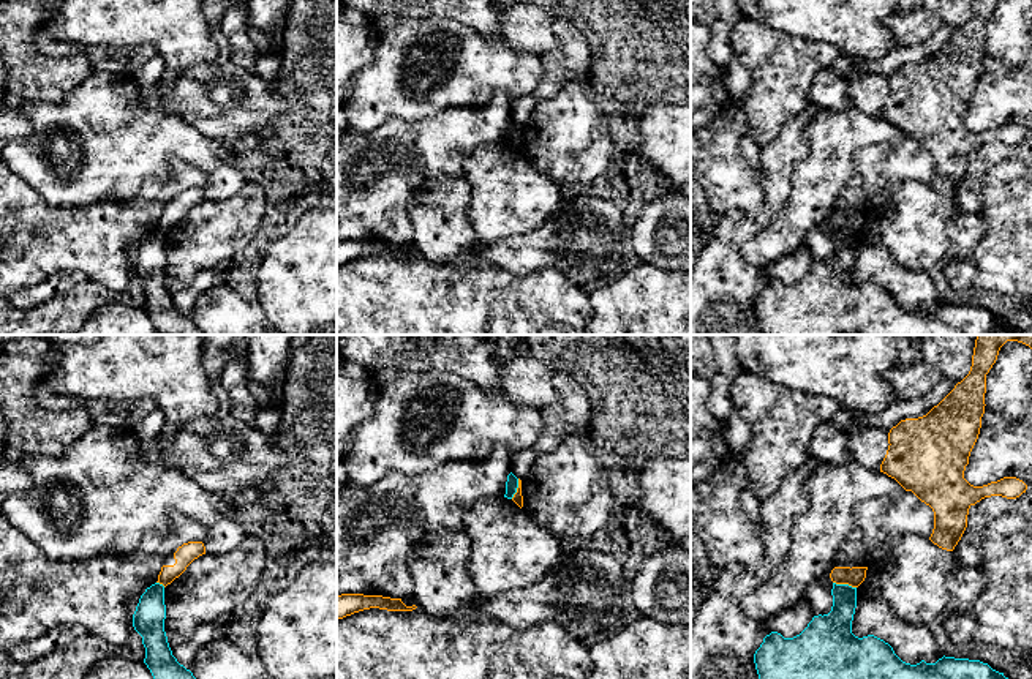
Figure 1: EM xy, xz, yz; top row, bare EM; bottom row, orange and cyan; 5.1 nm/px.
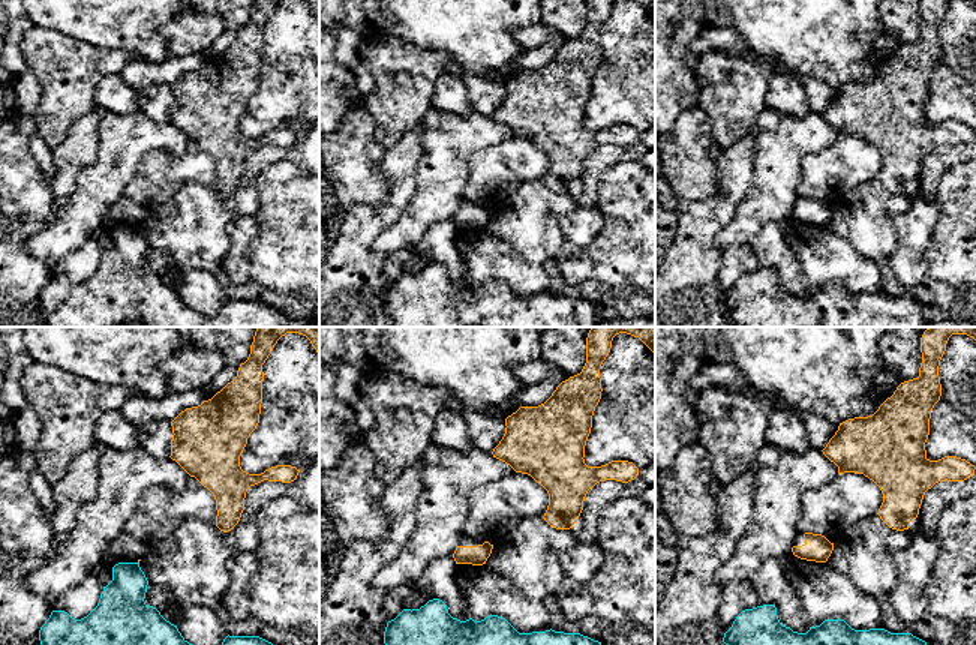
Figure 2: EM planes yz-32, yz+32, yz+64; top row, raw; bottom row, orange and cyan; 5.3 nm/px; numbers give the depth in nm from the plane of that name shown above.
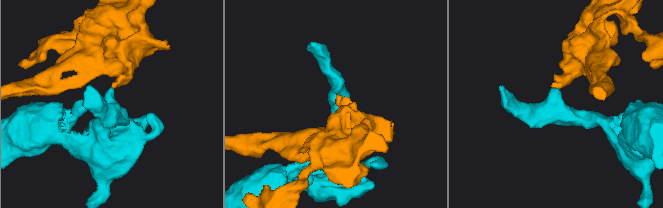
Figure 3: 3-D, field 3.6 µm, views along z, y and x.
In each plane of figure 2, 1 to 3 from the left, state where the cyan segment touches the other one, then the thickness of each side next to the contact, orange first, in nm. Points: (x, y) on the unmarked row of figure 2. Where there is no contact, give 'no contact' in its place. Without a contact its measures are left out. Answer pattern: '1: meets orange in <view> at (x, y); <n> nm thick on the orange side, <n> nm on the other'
1: no contact
2: no contact
3: no contact

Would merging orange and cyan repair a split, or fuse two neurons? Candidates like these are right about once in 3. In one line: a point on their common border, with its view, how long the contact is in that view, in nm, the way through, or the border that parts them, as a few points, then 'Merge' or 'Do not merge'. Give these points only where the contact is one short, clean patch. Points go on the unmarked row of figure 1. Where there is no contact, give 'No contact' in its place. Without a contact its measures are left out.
Touches orange at yz (844, 229). Shared border 120 nm. Boundary: yz (833, 228), (855, 234). Do not merge

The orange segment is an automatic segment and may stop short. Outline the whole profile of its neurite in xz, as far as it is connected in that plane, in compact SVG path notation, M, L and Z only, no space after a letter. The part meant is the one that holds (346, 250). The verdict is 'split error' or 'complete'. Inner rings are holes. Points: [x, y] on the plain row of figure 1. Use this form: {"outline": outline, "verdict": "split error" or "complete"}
{"outline": "M341 240L337 242L337 265L343 265L354 259L379 254L387 257L412 257L417 253L406 253L401 245L390 245L382 242L363 242L363 240Z", "verdict": "complete"}

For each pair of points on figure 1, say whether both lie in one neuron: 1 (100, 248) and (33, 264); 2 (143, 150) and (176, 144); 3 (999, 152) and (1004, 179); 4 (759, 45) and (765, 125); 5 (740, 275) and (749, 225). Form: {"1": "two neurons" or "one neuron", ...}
{"1": "one neuron", "2": "one neuron", "3": "two neurons", "4": "one neuron", "5": "one neuron"}

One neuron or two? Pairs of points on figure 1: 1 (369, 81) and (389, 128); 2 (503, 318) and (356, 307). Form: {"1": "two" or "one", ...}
{"1": "two", "2": "one"}

